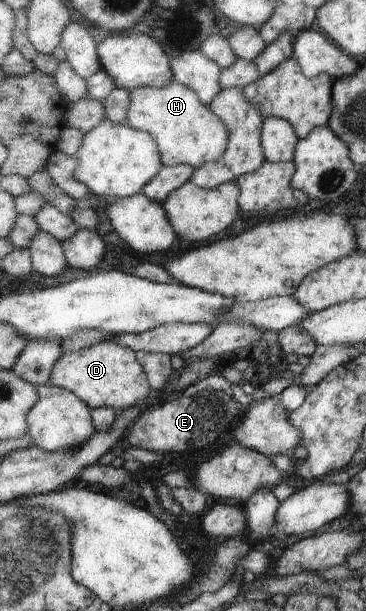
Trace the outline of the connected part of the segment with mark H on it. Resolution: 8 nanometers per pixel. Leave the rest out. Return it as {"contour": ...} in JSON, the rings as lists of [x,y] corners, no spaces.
{"contour":[[[172,81],[168,86],[158,88],[141,86],[132,89],[130,95],[131,106],[124,123],[155,137],[163,166],[192,165],[196,168],[224,154],[229,135],[226,126],[188,85]]]}

